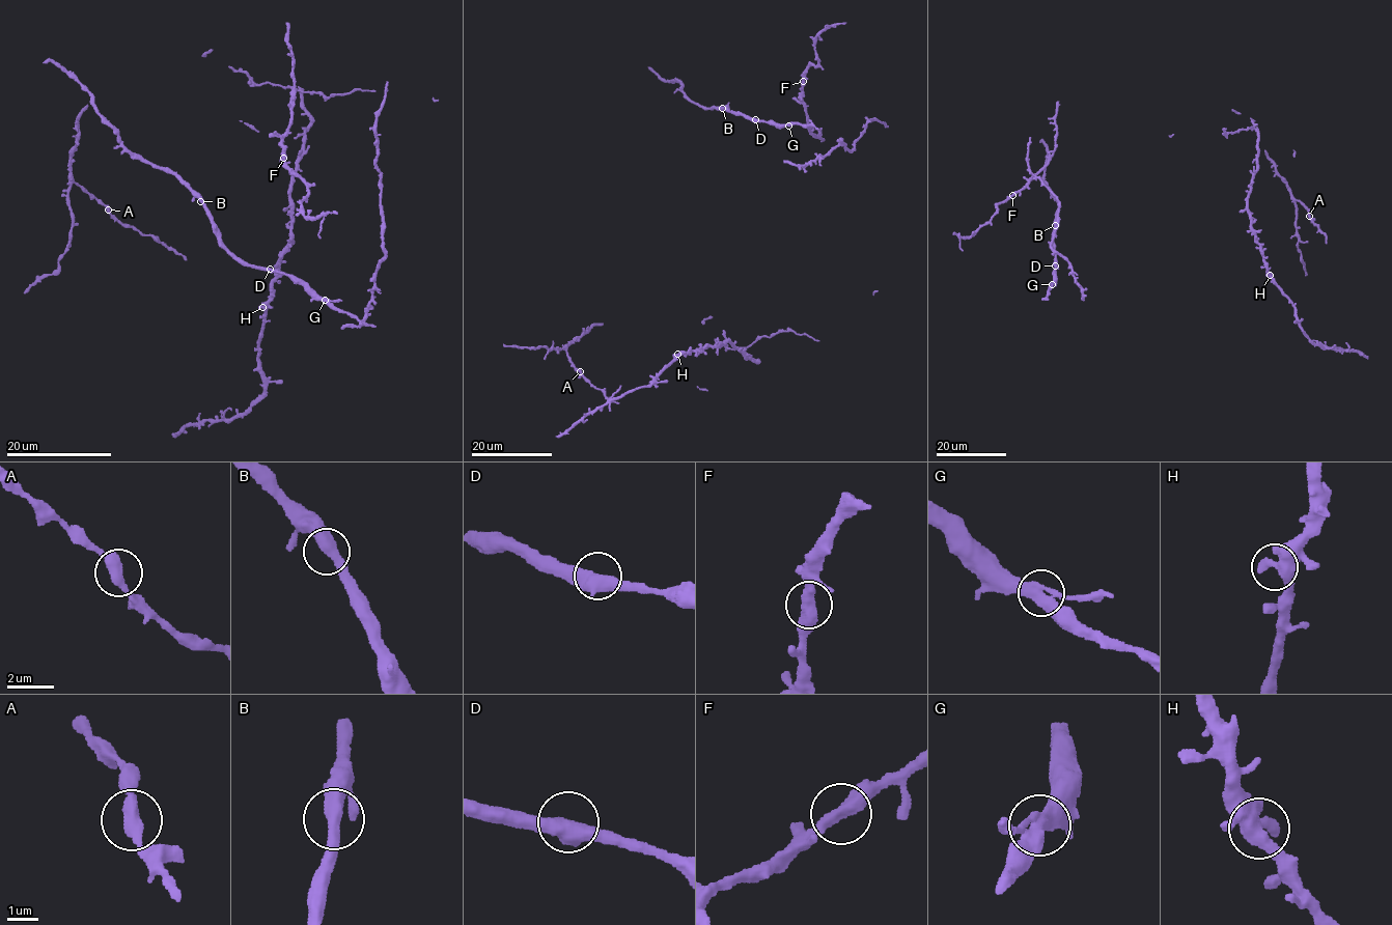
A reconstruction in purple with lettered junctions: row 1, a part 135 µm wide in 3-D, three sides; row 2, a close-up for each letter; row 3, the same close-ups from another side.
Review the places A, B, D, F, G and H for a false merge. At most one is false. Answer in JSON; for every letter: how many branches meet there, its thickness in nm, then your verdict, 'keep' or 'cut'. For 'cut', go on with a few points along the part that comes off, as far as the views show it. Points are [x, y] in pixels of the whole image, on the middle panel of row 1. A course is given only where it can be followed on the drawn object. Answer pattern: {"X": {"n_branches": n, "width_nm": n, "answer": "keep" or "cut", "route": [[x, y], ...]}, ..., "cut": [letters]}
{"A": {"n_branches": 2, "width_nm": 400, "answer": "keep"}, "B": {"n_branches": 2, "width_nm": 440, "answer": "keep"}, "D": {"n_branches": 2, "width_nm": 550, "answer": "keep"}, "F": {"n_branches": 2, "width_nm": 480, "answer": "keep"}, "G": {"n_branches": 2, "width_nm": 460, "answer": "keep"}, "H": {"n_branches": 2, "width_nm": 480, "answer": "keep"}, "cut": []}

